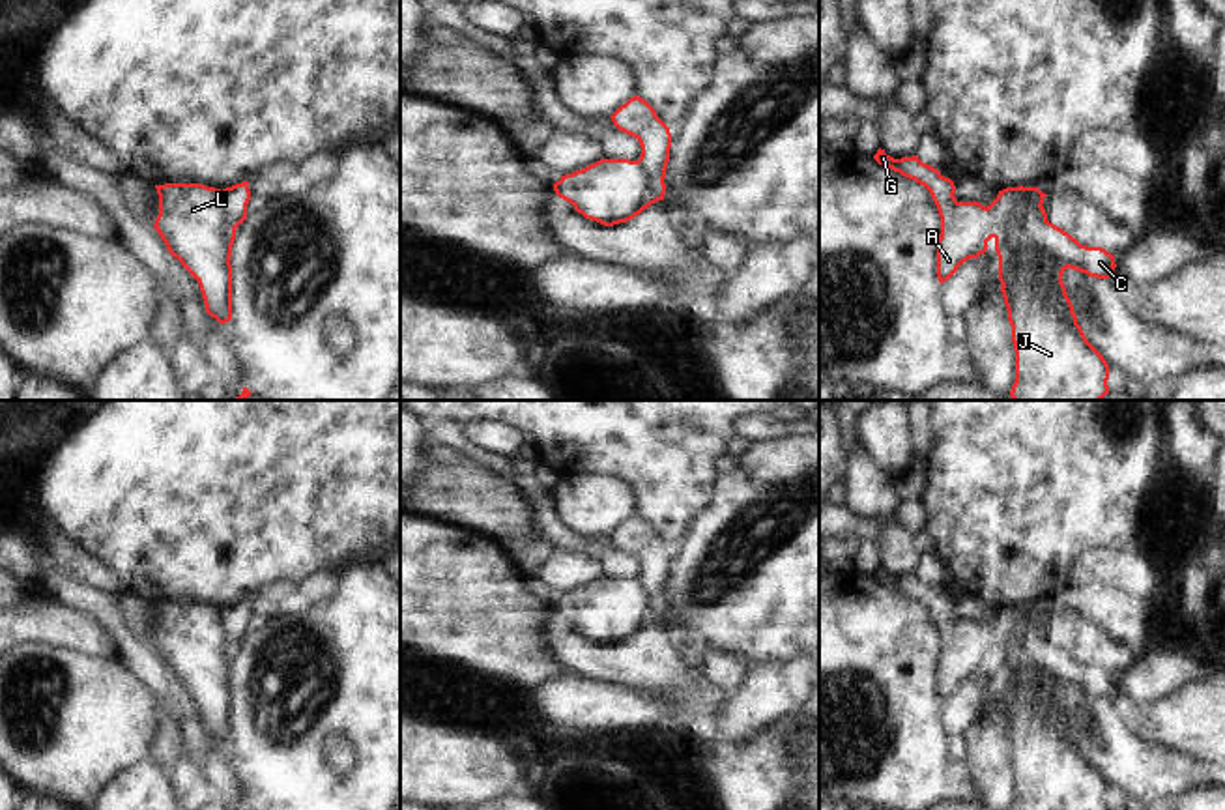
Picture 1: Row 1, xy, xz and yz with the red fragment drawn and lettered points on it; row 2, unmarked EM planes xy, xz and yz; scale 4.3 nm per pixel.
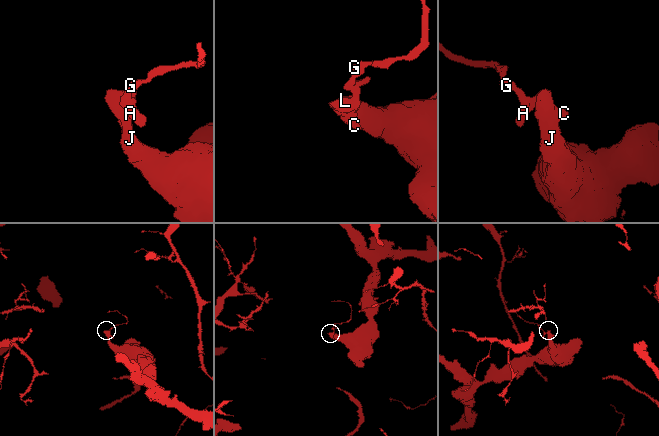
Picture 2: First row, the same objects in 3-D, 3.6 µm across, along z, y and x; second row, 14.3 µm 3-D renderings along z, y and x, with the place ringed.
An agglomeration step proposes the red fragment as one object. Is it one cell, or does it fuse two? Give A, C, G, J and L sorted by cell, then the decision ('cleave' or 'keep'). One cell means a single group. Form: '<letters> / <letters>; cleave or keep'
A G / C J L; cleave

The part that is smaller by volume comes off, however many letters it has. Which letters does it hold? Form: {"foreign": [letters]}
{"foreign": ["A", "G"]}

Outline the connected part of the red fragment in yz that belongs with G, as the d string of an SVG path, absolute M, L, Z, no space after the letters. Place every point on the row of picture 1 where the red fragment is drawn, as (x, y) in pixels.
M879 148L873 159L930 191L941 217L941 236L937 239L937 279L941 284L948 281L963 262L978 258L987 251L987 241L997 238L1021 200L1034 200L1047 219L1042 206L1047 195L1042 191L1036 193L1023 185L1006 187L999 191L997 198L986 208L976 200L958 202L954 196L954 181L944 178L937 168L922 163L918 155L894 159Z

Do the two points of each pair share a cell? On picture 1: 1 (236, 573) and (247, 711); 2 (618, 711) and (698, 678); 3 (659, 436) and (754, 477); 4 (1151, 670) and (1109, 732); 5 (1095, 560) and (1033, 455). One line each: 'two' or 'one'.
1: two
2: one
3: two
4: two
5: two

